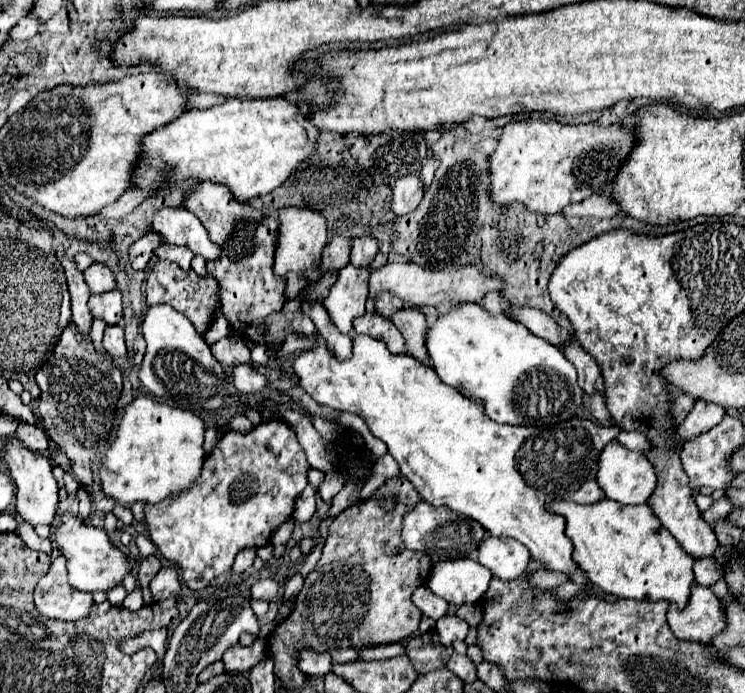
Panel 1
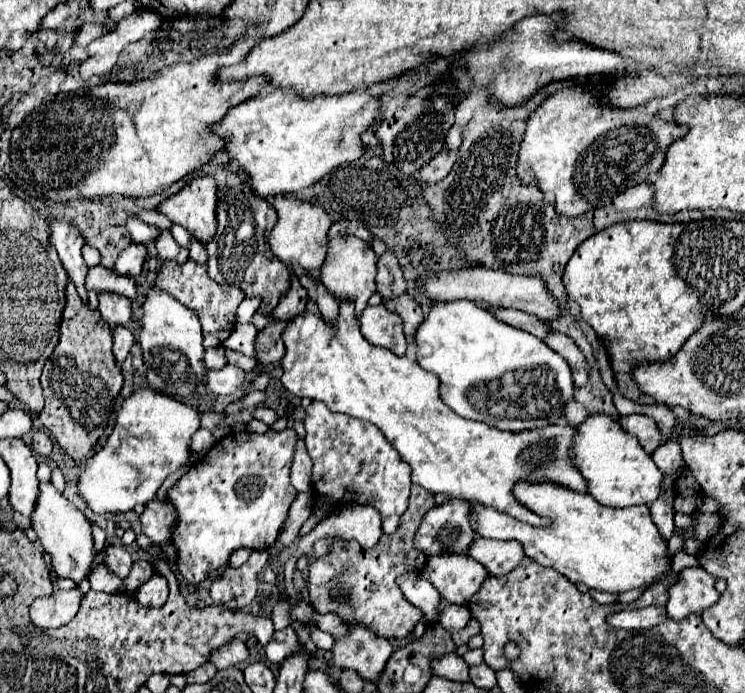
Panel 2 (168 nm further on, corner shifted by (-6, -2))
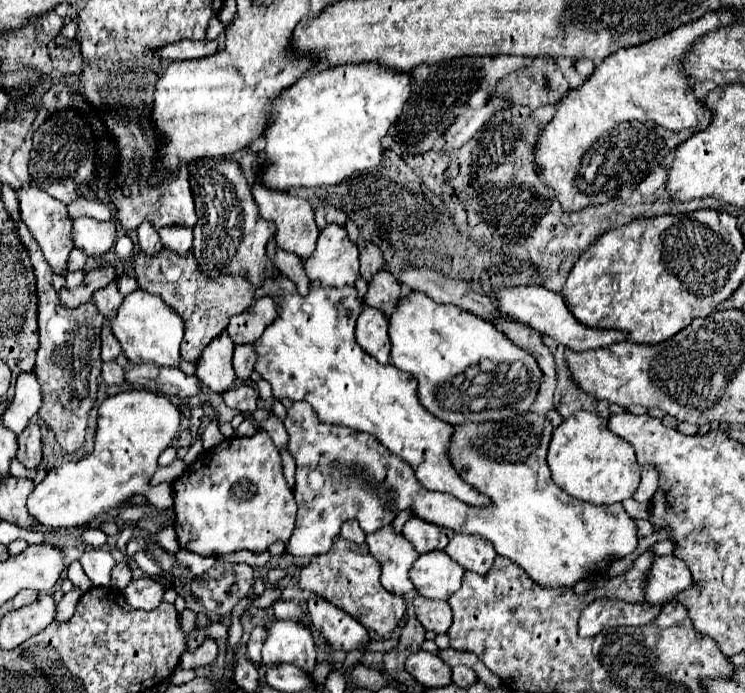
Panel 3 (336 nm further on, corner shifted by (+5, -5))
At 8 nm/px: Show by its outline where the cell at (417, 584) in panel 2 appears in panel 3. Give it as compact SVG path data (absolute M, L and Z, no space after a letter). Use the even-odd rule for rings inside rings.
M385 525L367 535L367 545L371 555L381 565L381 585L389 593L397 593L401 597L411 595L413 583L409 581L409 569L419 553L413 545L393 529L393 525Z

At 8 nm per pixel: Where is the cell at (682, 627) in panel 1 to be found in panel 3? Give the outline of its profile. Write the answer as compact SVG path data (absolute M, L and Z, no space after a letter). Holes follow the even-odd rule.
M655 555L649 567L649 579L645 587L645 601L647 603L667 603L679 591L691 585L691 573L687 565L675 555Z

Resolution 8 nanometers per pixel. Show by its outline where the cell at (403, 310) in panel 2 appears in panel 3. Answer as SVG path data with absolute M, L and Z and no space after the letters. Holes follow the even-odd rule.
M381 269L369 281L369 289L367 289L367 295L365 295L365 305L383 311L389 317L393 313L399 297L401 297L399 281L387 269Z

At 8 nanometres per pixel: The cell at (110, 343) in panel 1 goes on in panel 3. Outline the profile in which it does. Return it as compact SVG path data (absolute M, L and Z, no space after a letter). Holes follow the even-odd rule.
M105 321L103 333L101 333L101 359L103 359L103 361L113 361L119 353L121 353L121 345L119 345L119 341L113 337L113 331L111 331L109 323Z

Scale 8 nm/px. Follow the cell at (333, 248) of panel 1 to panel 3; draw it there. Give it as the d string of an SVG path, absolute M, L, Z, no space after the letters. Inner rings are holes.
M261 297L245 313L231 317L227 325L227 333L235 345L255 343L265 331L265 327L275 321L275 317L277 317L275 303L263 303L263 297Z

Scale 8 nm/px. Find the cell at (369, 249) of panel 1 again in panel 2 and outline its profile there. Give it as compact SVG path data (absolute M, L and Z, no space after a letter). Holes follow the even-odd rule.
M356 220L332 224L328 236L330 236L330 238L336 238L336 236L358 236L358 238L362 238L368 246L372 246L372 234L364 228L364 224L360 224L360 222L356 222Z

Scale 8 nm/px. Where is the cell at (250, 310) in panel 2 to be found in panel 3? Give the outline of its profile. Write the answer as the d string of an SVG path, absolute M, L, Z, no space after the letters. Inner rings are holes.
M279 273L273 279L267 277L261 287L255 290L254 303L261 297L271 297L277 303L279 315L253 345L257 353L255 371L271 383L275 399L289 397L293 401L307 401L325 423L339 423L377 437L383 447L387 447L395 455L401 455L411 465L425 489L449 493L469 505L489 503L489 499L481 497L481 493L475 493L471 485L461 481L461 477L457 477L457 471L449 465L445 445L449 445L449 433L453 433L453 427L437 421L437 417L425 413L425 409L417 405L417 381L413 381L409 373L401 373L393 365L381 365L373 361L373 357L369 357L355 341L355 321L363 311L363 299L359 299L355 287L325 289L321 287L321 283L311 281L309 295L301 297L293 281Z

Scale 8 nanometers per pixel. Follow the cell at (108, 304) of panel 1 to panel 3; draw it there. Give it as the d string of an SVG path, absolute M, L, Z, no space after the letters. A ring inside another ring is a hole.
M111 281L105 289L99 289L97 293L93 293L93 303L105 315L105 319L113 319L121 301L123 301L123 295L117 289L117 281Z

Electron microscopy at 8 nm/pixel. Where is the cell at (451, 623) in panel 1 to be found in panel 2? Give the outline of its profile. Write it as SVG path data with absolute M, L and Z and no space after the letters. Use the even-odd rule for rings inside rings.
M448 606L444 612L442 612L442 616L440 616L440 624L450 632L450 634L454 634L454 632L460 632L466 624L468 624L468 620L470 620L470 610L468 610L468 606Z

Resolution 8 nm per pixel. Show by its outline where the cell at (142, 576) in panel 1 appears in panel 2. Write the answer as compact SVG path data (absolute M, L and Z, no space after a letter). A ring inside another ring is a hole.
M136 560L134 566L132 566L130 576L124 580L126 590L130 592L130 590L142 586L144 582L148 582L152 578L152 574L154 574L154 568L152 568L152 564L148 560Z

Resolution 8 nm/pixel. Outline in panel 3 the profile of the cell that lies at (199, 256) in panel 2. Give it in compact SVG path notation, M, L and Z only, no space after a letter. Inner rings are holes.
M167 225L159 229L159 237L161 237L163 247L179 255L187 255L187 251L191 249L191 241L193 241L193 229L185 225Z

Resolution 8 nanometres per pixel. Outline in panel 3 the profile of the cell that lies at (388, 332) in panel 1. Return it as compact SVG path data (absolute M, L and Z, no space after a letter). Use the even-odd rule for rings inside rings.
M365 307L363 313L357 319L355 327L355 337L357 343L371 355L375 357L381 365L389 363L389 353L391 353L391 343L389 343L389 333L387 325L389 319L371 307Z

